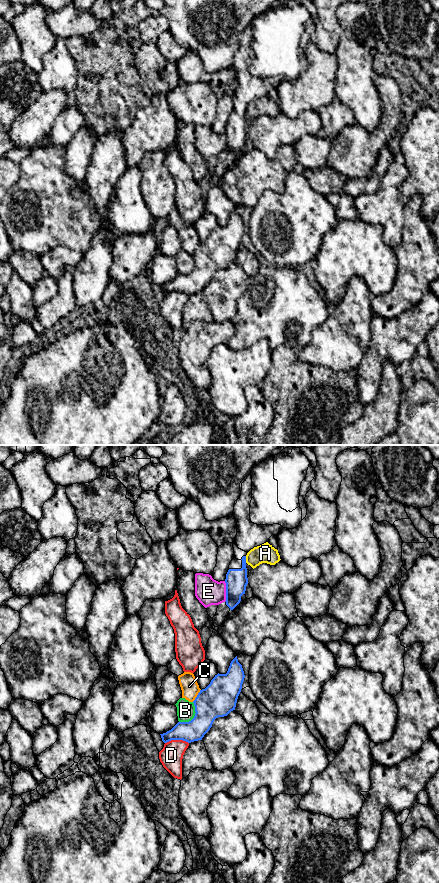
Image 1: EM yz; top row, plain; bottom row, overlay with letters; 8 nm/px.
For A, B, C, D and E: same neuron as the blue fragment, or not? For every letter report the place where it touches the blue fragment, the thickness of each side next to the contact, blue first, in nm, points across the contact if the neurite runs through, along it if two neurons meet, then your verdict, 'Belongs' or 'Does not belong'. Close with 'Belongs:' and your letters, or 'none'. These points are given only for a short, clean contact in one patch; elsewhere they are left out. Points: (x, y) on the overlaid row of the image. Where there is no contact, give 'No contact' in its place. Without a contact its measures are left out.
A: Touches blue at yz (245, 559). Thickness 180 nm (blue) against 160 nm. Boundary: yz (245, 556), (246, 562). Does not belong
B: Touches blue at yz (194, 717). Thickness 280 nm (blue) against 140 nm. Does not belong
C: Touches blue at yz (197, 695). Thickness 280 nm (blue) against 140 nm. Boundary: yz (200, 689), (192, 701). Does not belong
D: Touches blue at yz (176, 739). Thickness 170 nm (blue) against 180 nm. Does not belong
E: Touches blue at yz (226, 591). Thickness 180 nm (blue) against 220 nm. Boundary: yz (224, 581), (225, 601). Does not belong
Belongs: none

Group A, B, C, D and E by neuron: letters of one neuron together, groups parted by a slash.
A / B / C / D / E

